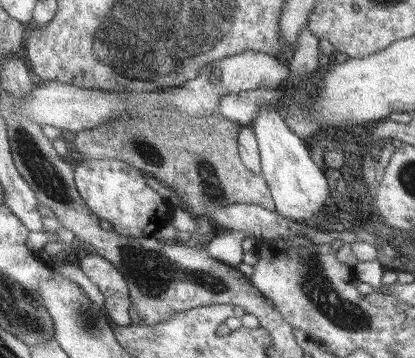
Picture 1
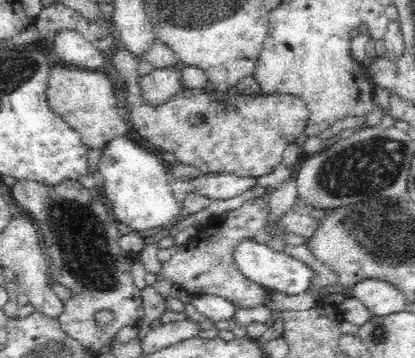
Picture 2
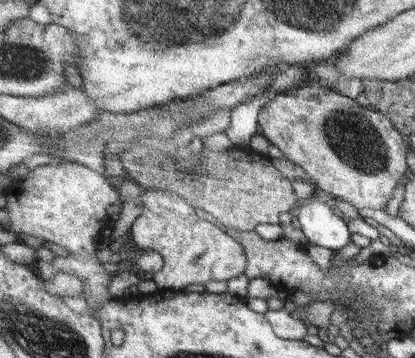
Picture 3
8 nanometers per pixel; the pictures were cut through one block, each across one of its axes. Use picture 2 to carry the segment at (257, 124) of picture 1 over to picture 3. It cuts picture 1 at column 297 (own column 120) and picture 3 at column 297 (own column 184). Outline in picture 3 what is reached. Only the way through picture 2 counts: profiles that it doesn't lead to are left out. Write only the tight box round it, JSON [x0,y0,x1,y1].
[297,198,353,252]

